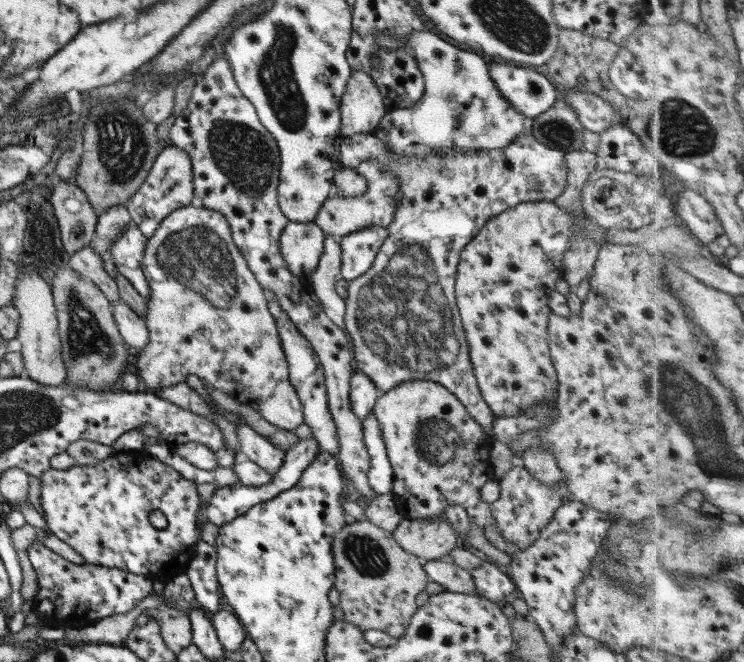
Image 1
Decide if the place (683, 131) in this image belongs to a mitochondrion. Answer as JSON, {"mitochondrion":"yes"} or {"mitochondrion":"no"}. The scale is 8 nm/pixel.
{"mitochondrion":"yes"}

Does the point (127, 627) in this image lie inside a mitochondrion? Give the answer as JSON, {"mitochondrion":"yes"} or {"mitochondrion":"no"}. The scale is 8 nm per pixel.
{"mitochondrion":"no"}

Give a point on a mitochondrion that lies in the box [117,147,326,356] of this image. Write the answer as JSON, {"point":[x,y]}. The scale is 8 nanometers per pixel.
{"point":[195,255]}

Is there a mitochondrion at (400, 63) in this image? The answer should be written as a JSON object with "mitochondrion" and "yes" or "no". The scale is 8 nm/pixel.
{"mitochondrion":"no"}

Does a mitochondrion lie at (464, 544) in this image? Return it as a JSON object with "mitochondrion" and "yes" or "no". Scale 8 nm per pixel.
{"mitochondrion":"no"}

